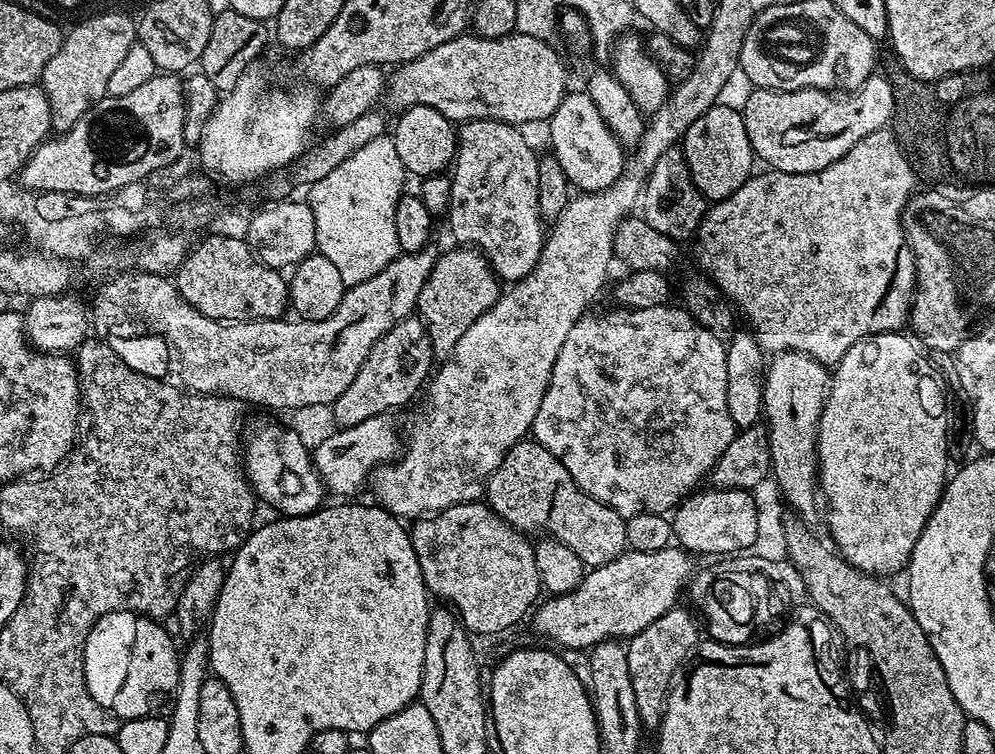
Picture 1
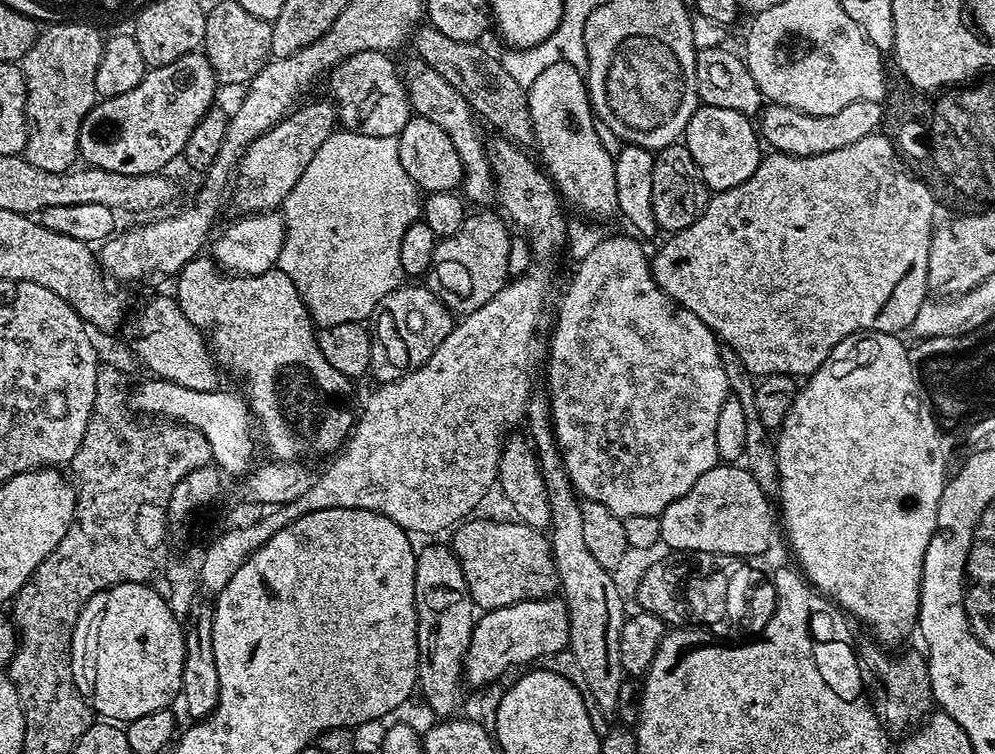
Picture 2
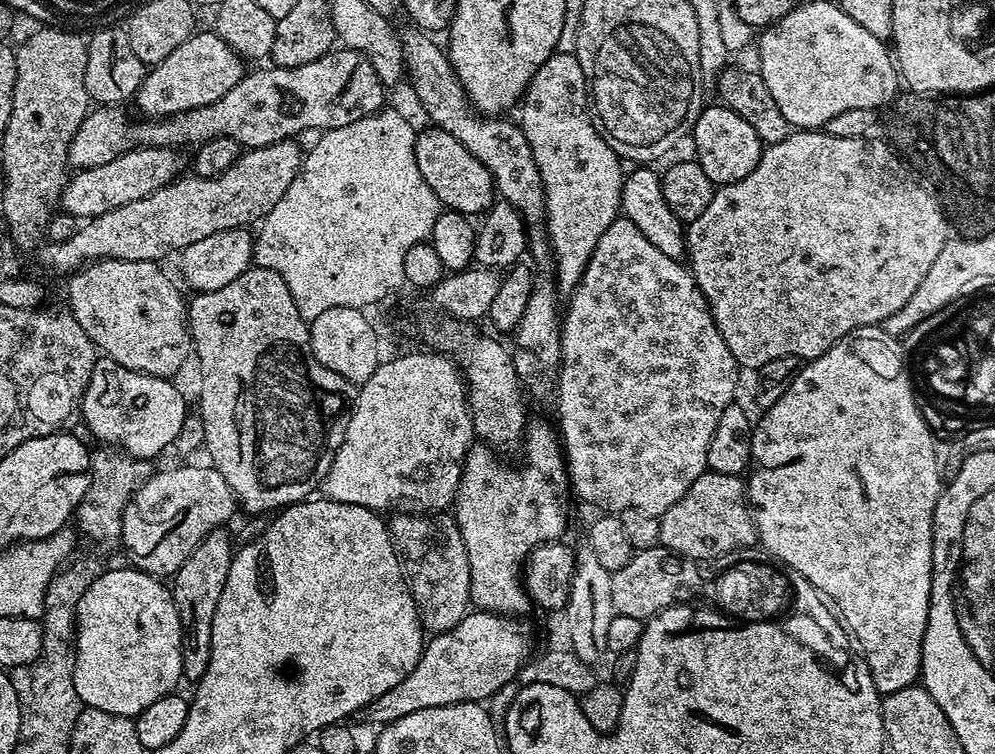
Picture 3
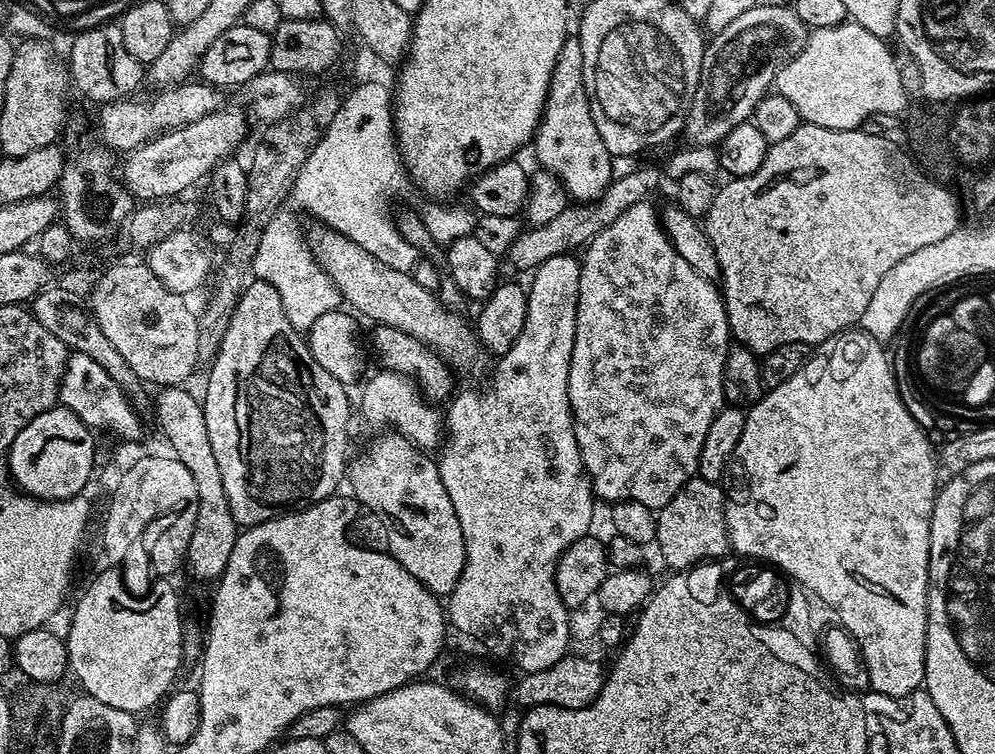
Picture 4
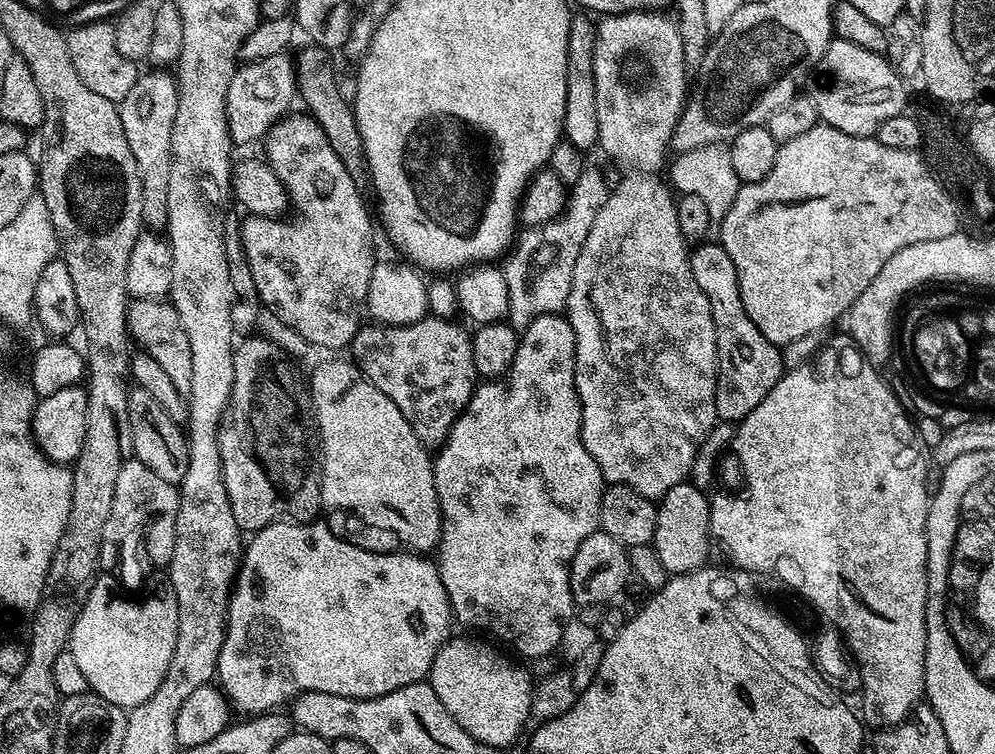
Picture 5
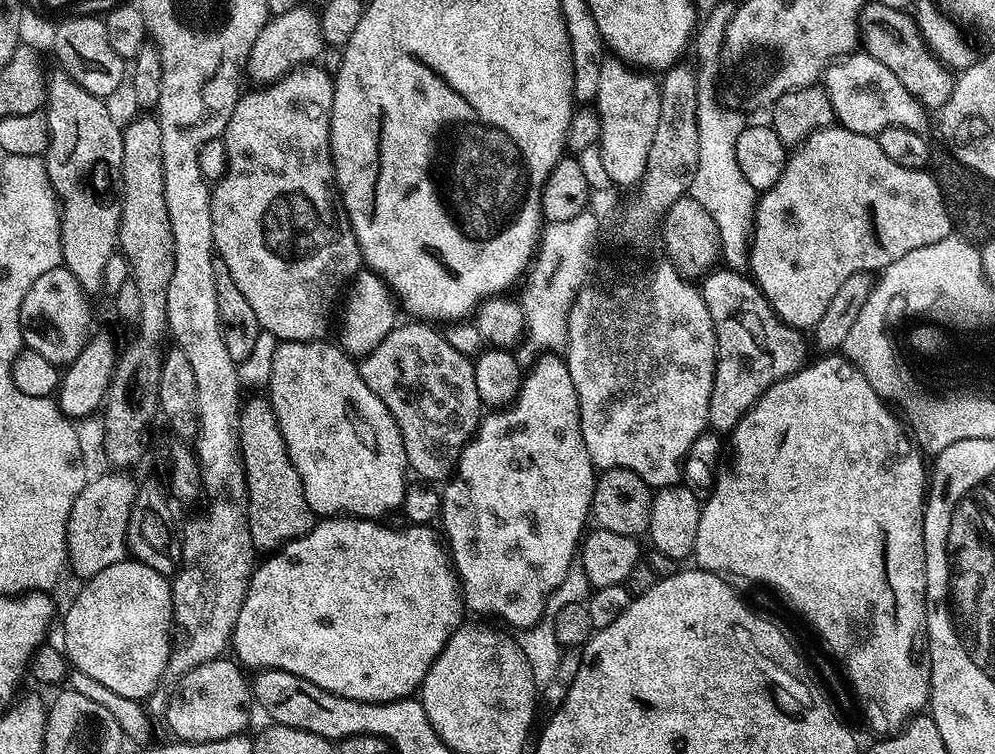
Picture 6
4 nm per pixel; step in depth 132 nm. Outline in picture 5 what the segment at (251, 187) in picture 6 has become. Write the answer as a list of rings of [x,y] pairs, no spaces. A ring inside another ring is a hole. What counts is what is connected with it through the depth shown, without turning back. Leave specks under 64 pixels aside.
[[[310,114],[292,115],[277,120],[264,137],[262,156],[281,180],[291,207],[296,207],[297,216],[286,220],[275,216],[249,215],[248,221],[239,225],[241,244],[250,274],[254,274],[256,295],[260,297],[261,305],[277,316],[275,319],[279,323],[289,324],[298,330],[309,345],[347,349],[362,323],[360,312],[362,316],[368,299],[370,274],[378,262],[376,248],[372,245],[372,216],[360,197],[361,185],[348,173],[342,158],[334,154],[330,138],[326,138],[320,123]]]

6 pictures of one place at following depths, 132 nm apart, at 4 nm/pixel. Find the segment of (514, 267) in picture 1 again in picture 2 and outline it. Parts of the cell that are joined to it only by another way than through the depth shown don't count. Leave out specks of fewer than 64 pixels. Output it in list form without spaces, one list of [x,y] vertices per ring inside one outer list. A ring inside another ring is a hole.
[[[409,55],[408,65],[403,65],[402,75],[404,84],[408,88],[408,101],[412,104],[412,111],[422,118],[430,118],[437,126],[442,126],[446,134],[450,134],[450,142],[454,142],[454,150],[458,150],[458,158],[462,158],[462,192],[469,201],[480,206],[494,184],[492,162],[488,158],[486,136],[480,133],[481,121],[467,104],[466,98],[442,78],[440,74],[426,64],[419,56]]]

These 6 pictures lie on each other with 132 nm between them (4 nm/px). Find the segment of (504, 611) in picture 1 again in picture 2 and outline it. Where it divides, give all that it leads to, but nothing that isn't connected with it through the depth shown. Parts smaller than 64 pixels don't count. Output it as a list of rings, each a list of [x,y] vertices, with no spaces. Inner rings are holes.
[[[465,519],[451,533],[450,547],[462,566],[466,586],[477,609],[501,608],[523,600],[542,600],[551,597],[555,593],[552,591],[560,588],[552,545],[541,529],[531,528],[529,524],[515,519],[476,519]]]

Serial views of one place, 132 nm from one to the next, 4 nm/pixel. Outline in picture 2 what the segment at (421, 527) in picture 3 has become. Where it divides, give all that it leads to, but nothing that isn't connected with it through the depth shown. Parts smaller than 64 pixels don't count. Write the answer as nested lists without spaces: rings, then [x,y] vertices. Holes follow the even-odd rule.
[[[447,543],[428,544],[417,551],[414,598],[419,654],[417,685],[431,710],[440,715],[437,717],[448,718],[457,713],[462,702],[464,658],[477,617],[472,616],[474,605],[462,566]]]

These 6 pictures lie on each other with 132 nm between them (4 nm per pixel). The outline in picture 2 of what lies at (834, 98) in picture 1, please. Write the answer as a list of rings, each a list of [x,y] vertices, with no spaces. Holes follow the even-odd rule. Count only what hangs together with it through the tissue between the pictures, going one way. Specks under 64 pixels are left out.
[[[859,100],[850,102],[850,106],[842,106],[838,114],[815,116],[794,110],[790,106],[769,103],[759,113],[758,132],[769,149],[785,152],[791,156],[813,156],[826,154],[830,150],[842,150],[842,146],[850,146],[858,142],[858,138],[866,138],[877,131],[876,128],[885,123],[885,105],[878,100]]]

